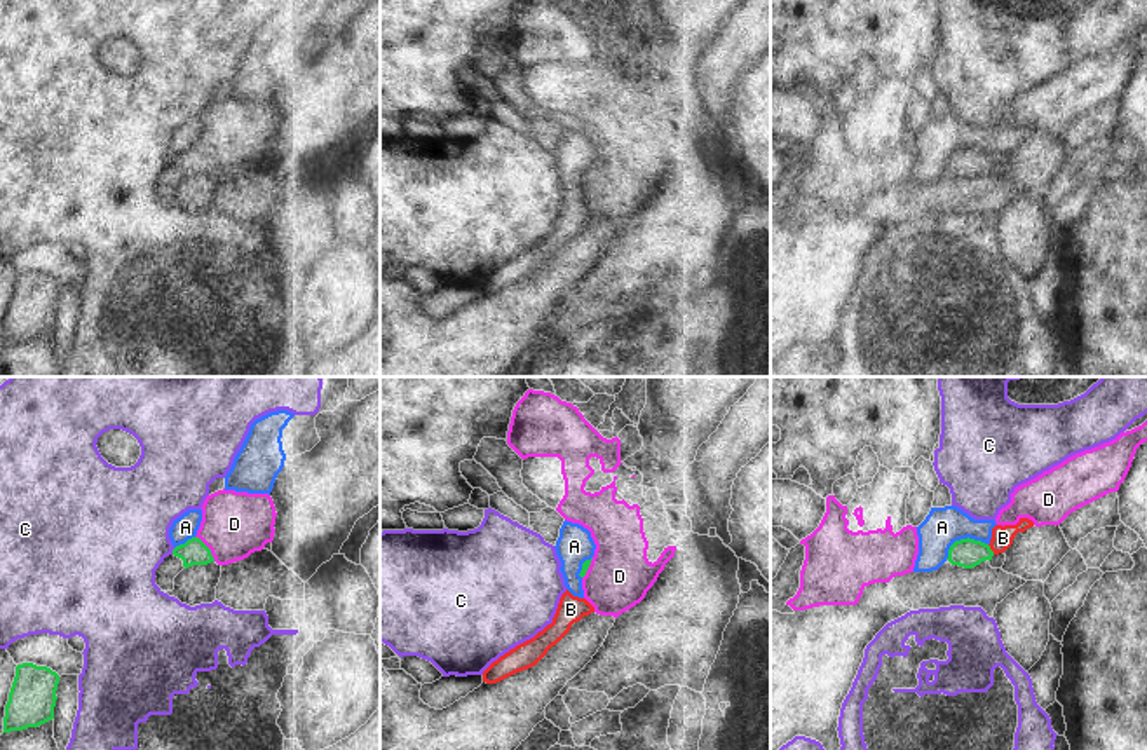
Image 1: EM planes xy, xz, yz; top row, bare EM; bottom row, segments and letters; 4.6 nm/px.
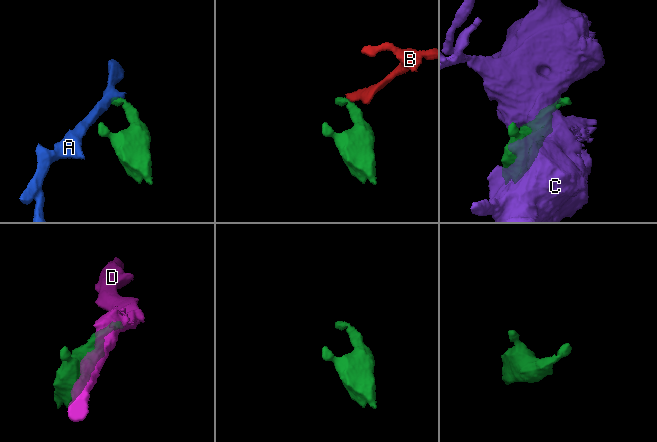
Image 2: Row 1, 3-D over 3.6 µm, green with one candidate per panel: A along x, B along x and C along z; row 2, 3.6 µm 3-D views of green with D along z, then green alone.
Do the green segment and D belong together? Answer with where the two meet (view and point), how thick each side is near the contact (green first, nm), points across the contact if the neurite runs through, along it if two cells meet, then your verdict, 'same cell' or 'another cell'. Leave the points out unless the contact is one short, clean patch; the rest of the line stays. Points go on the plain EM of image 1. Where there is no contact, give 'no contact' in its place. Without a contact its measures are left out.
meets green in xy at (208, 157); 120 nm thick on the green side, 300 nm on the other; runs through xy (194, 161), (208, 157), (234, 133); same cell

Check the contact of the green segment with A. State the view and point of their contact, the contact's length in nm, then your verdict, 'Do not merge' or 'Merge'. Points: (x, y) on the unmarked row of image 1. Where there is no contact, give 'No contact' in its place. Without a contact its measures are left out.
Touches green at yz (963, 149). Shared border 220 nm. Do not merge.

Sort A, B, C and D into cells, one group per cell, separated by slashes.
A B / C / D

